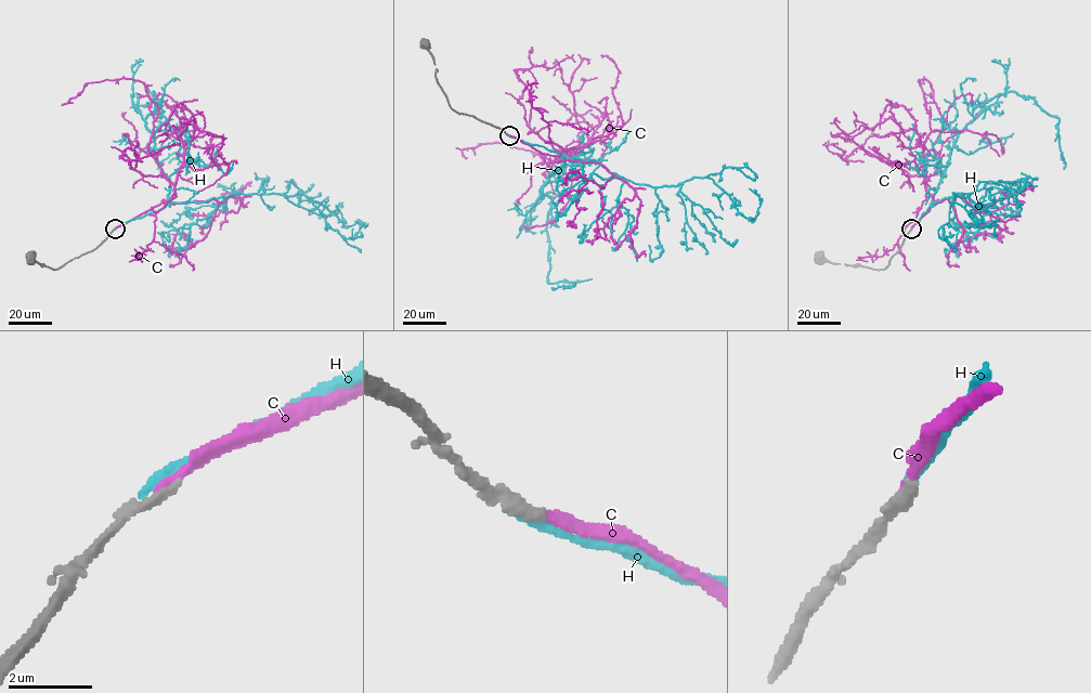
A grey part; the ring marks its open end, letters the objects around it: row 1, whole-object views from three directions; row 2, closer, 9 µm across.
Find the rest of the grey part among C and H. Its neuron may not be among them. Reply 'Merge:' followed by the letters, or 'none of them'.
Merge: none of them

